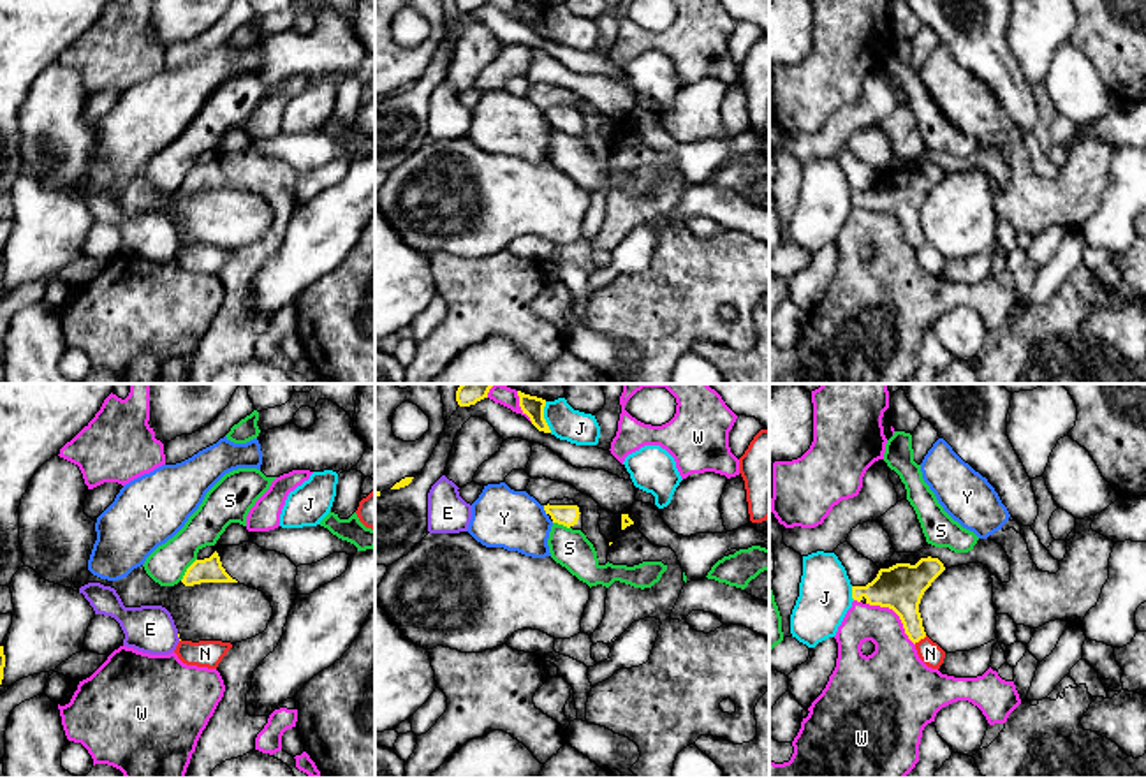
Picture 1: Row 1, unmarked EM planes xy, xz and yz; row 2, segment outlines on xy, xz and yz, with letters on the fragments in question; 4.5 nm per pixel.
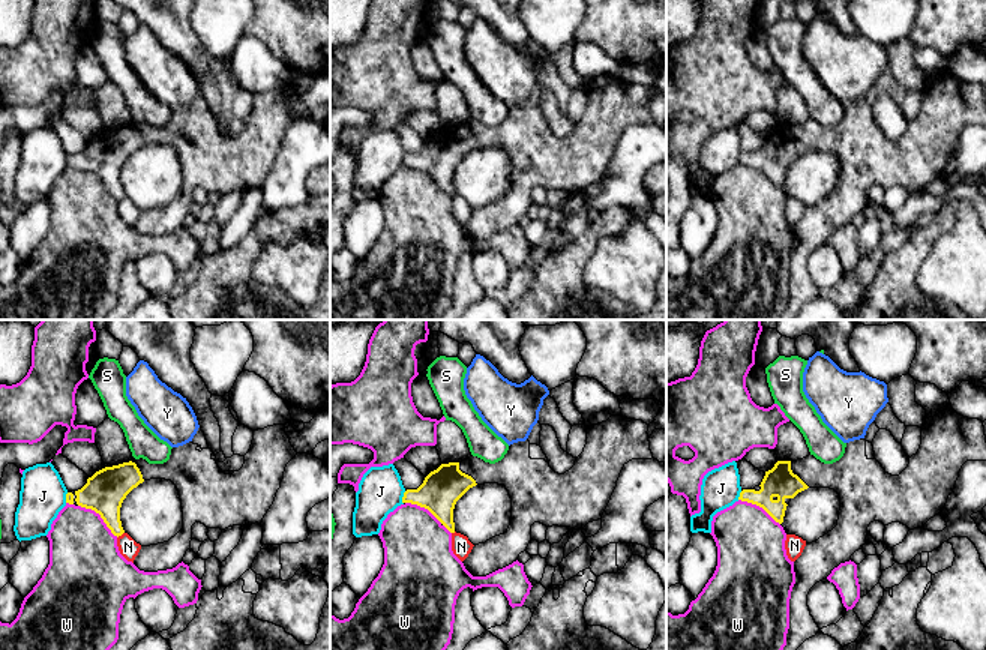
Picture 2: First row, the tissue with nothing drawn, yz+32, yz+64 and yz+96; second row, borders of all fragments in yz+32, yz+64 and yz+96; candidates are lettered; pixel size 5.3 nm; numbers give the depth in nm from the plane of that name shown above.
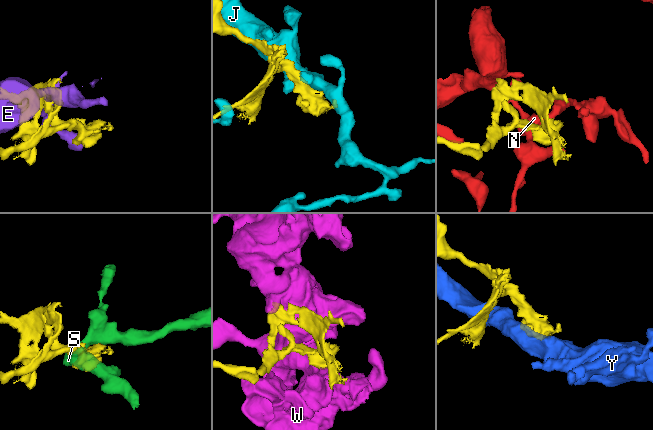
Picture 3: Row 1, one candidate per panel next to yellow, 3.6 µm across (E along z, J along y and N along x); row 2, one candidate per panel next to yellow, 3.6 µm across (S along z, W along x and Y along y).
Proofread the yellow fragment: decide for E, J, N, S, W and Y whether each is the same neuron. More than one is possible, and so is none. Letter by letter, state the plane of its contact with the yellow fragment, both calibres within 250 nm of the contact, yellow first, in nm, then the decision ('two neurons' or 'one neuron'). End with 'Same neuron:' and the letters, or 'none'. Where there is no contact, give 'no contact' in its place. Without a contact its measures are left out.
E: contact in xy; calibres 20 and 220 nm; two neurons
J: contact in xz; calibres 100 and 150 nm; two neurons
N: contact in yz; calibres 200 and 100 nm; two neurons
S: contact in xy; calibres 110 and 180 nm; two neurons
W: contact in yz; calibres 200 and 240 nm; two neurons
Y: contact in xz; calibres 100 and 280 nm; two neurons
Same neuron: none

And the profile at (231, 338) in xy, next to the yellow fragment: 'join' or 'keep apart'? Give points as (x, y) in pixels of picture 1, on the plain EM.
join

